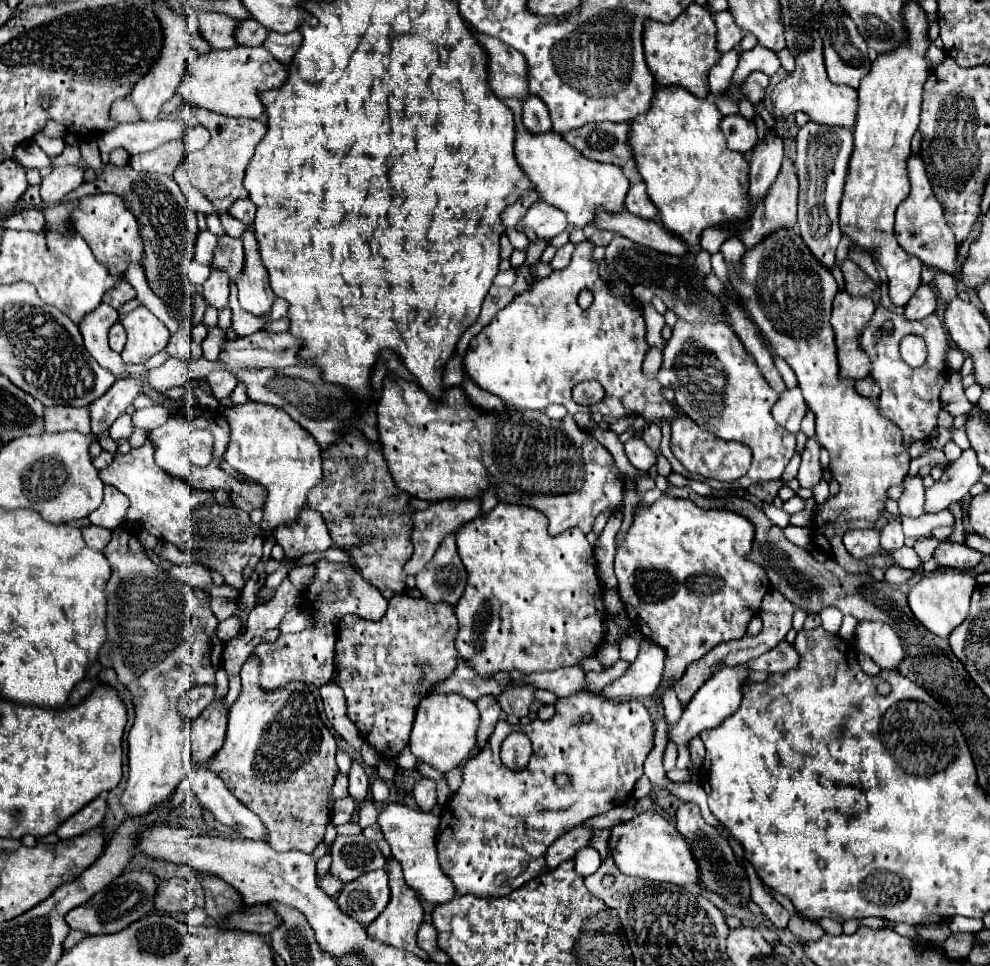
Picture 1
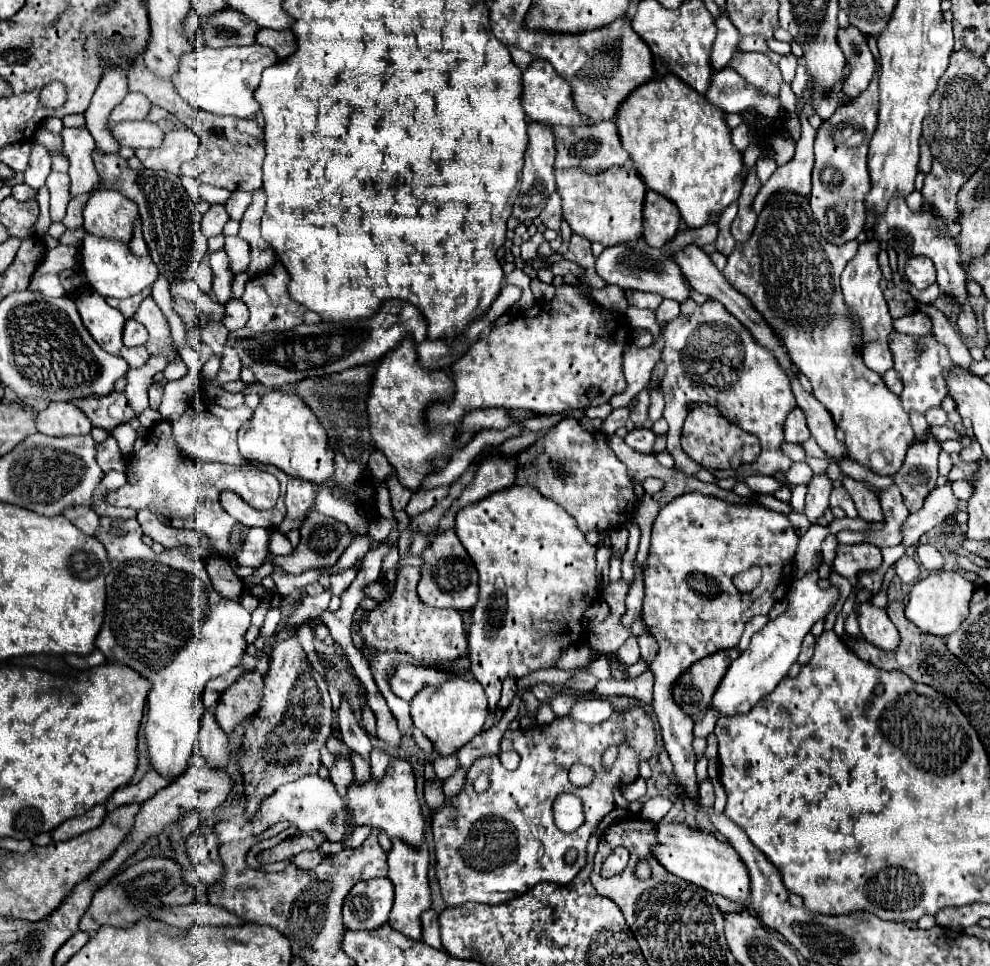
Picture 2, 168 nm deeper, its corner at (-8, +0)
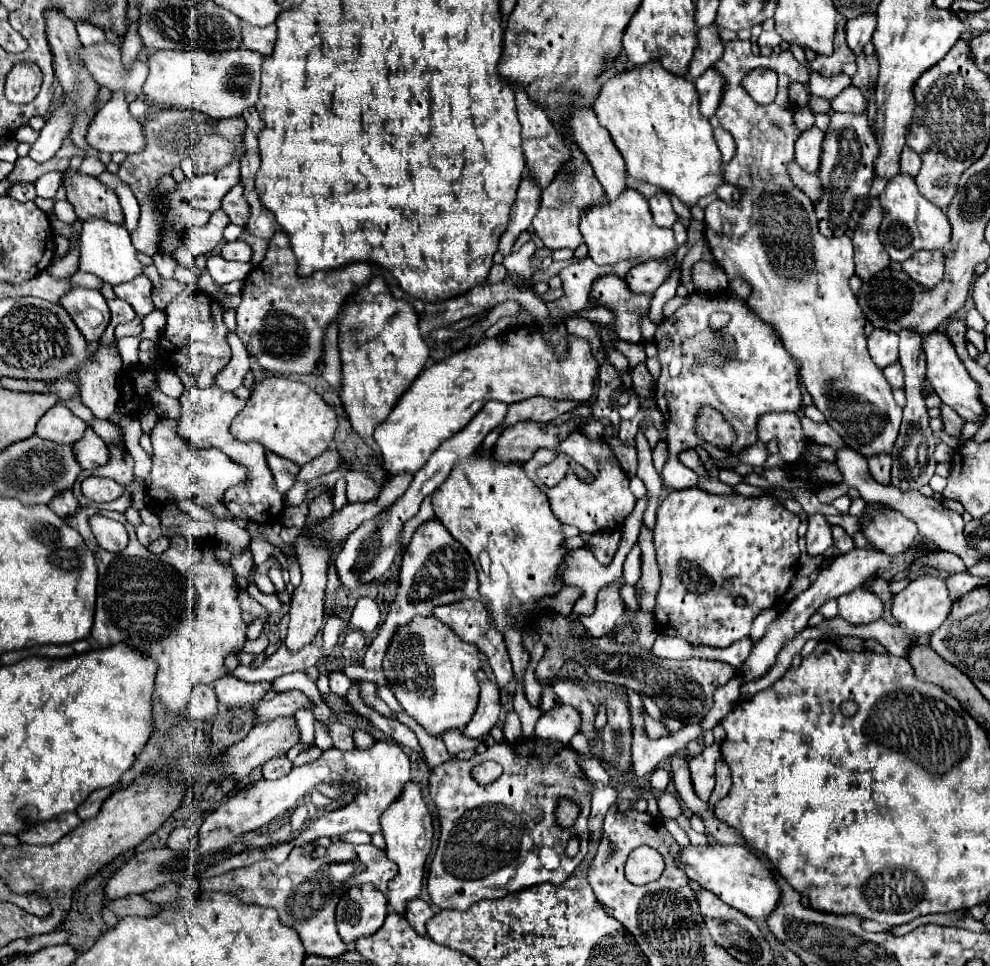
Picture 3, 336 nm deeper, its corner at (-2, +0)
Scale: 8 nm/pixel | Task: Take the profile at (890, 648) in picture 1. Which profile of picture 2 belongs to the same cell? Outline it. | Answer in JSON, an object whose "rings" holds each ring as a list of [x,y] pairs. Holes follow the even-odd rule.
{"rings":[[[866,601],[856,607],[856,617],[858,617],[858,625],[866,641],[886,651],[892,651],[898,647],[900,635],[896,627],[890,623],[886,609],[874,607],[870,601]]]}

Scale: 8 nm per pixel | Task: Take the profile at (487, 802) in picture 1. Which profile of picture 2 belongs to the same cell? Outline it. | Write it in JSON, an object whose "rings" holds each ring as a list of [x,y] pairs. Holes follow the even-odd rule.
{"rings":[[[632,709],[624,715],[614,713],[610,719],[606,719],[600,725],[586,725],[586,723],[574,723],[572,719],[566,717],[556,717],[550,725],[538,725],[530,729],[516,729],[516,731],[506,731],[500,749],[514,749],[520,753],[522,761],[516,771],[508,771],[502,767],[498,761],[498,755],[484,755],[472,763],[466,775],[466,783],[462,791],[454,797],[446,797],[444,805],[440,809],[432,811],[432,833],[434,833],[434,843],[436,843],[436,877],[438,885],[442,891],[442,899],[446,905],[464,905],[464,903],[486,903],[486,905],[500,905],[506,903],[508,899],[522,895],[530,891],[536,883],[550,881],[558,885],[570,883],[576,873],[586,865],[586,845],[588,837],[596,829],[596,825],[614,809],[614,797],[612,789],[622,787],[632,783],[638,777],[638,759],[644,757],[648,759],[654,751],[656,745],[656,727],[652,719],[642,711],[642,709]],[[610,745],[618,745],[618,757],[612,763],[610,769],[602,767],[602,755]],[[574,763],[588,765],[596,771],[596,777],[592,779],[590,785],[586,787],[576,787],[568,779],[568,771]],[[490,771],[490,789],[486,793],[476,793],[472,783],[474,779],[482,773]],[[558,793],[574,793],[582,799],[586,807],[586,825],[576,829],[574,833],[564,833],[560,831],[554,821],[552,821],[552,803]],[[576,847],[578,861],[574,865],[568,865],[564,861],[564,853]]]}

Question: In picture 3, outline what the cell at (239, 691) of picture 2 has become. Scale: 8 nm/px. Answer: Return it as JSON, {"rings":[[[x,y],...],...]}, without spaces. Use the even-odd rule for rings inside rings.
{"rings":[[[226,675],[226,679],[214,683],[214,691],[222,707],[236,709],[254,705],[264,699],[264,695],[270,691],[270,683],[244,683],[234,679],[232,675]]]}

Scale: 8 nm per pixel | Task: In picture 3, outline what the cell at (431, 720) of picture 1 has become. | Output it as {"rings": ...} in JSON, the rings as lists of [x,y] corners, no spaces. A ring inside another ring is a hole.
{"rings":[[[420,617],[396,631],[382,669],[404,711],[416,719],[428,735],[442,737],[452,729],[462,731],[472,719],[478,705],[478,679],[474,671],[480,669],[480,665],[482,657],[476,647],[462,643],[458,635],[436,617]],[[420,663],[424,667],[420,667]]]}

